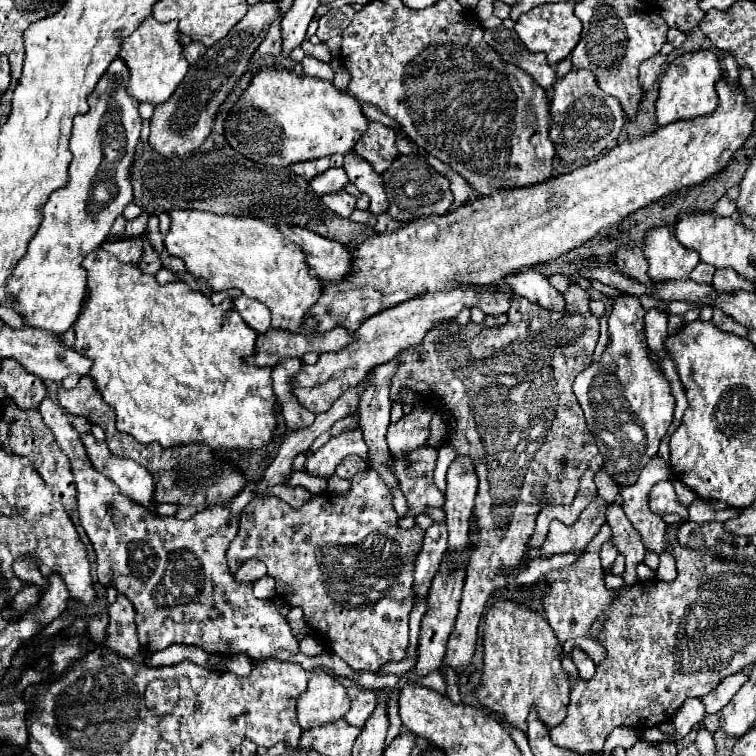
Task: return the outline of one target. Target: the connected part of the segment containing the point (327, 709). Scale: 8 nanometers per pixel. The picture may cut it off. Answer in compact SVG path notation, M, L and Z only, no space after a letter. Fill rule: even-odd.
M311 673L307 691L297 699L297 717L303 731L341 719L351 707L345 687L329 673Z

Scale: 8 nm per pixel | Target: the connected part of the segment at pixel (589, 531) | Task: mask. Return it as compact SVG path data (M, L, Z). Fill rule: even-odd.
M597 497L579 515L575 525L567 527L559 519L553 519L543 545L539 545L537 549L543 553L543 557L585 549L587 541L591 541L591 537L595 537L595 533L599 531L599 525L605 523L605 511L607 511L607 503L601 497Z

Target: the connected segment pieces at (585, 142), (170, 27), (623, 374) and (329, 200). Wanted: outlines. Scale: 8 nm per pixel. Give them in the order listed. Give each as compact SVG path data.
M571 69L563 79L555 81L553 89L551 141L555 143L557 157L561 157L563 163L571 163L577 157L597 157L615 143L627 117L623 115L619 101L601 91L597 77L589 69Z
M149 17L149 21L143 21L139 29L135 29L135 33L131 33L123 41L119 57L127 61L127 67L131 71L131 81L127 85L131 97L135 97L137 101L147 101L151 105L161 105L173 95L173 89L177 89L177 85L183 81L189 69L179 35L181 33L177 29L177 21L159 23L153 17Z
M623 295L613 301L613 313L609 315L609 341L599 361L593 361L587 369L575 377L573 393L585 411L585 419L593 437L597 439L597 447L605 459L603 469L613 477L613 481L621 487L631 485L639 479L639 471L645 463L657 453L661 437L667 433L673 421L675 397L671 393L669 381L659 369L659 365L649 357L647 337L645 337L645 309L639 299L633 295Z
M345 189L323 195L323 203L325 203L331 211L335 211L337 215L341 215L341 217L349 217L351 211L355 209L355 197L349 195Z

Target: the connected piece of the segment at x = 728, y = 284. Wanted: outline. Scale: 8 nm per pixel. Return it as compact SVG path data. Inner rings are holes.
M717 269L713 275L713 287L719 293L737 293L737 291L755 291L755 283L745 281L733 269Z

